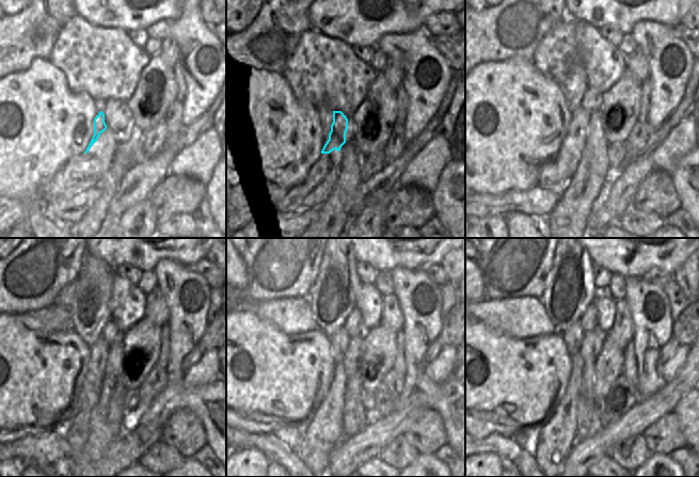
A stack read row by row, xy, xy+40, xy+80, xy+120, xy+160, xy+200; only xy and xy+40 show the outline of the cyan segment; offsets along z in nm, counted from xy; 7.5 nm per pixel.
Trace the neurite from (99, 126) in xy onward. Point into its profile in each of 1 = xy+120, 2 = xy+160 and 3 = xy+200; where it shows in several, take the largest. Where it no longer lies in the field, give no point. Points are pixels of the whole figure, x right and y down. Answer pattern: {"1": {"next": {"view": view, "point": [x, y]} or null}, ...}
{"1": {"next": {"view": "xy+120", "point": [77, 431]}}, "2": {"next": {"view": "xy+160", "point": [318, 438]}}, "3": {"next": {"view": "xy+200", "point": [556, 439]}}}

